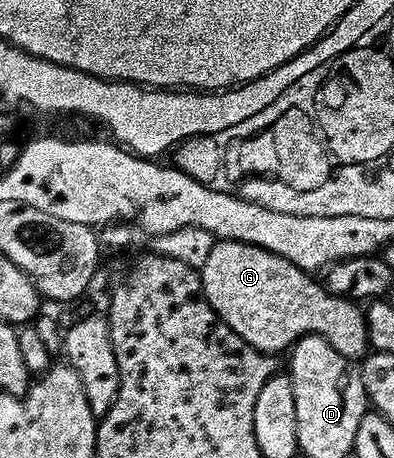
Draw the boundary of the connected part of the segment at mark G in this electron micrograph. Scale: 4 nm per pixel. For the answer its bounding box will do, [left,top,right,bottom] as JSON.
[198,239,371,361]

